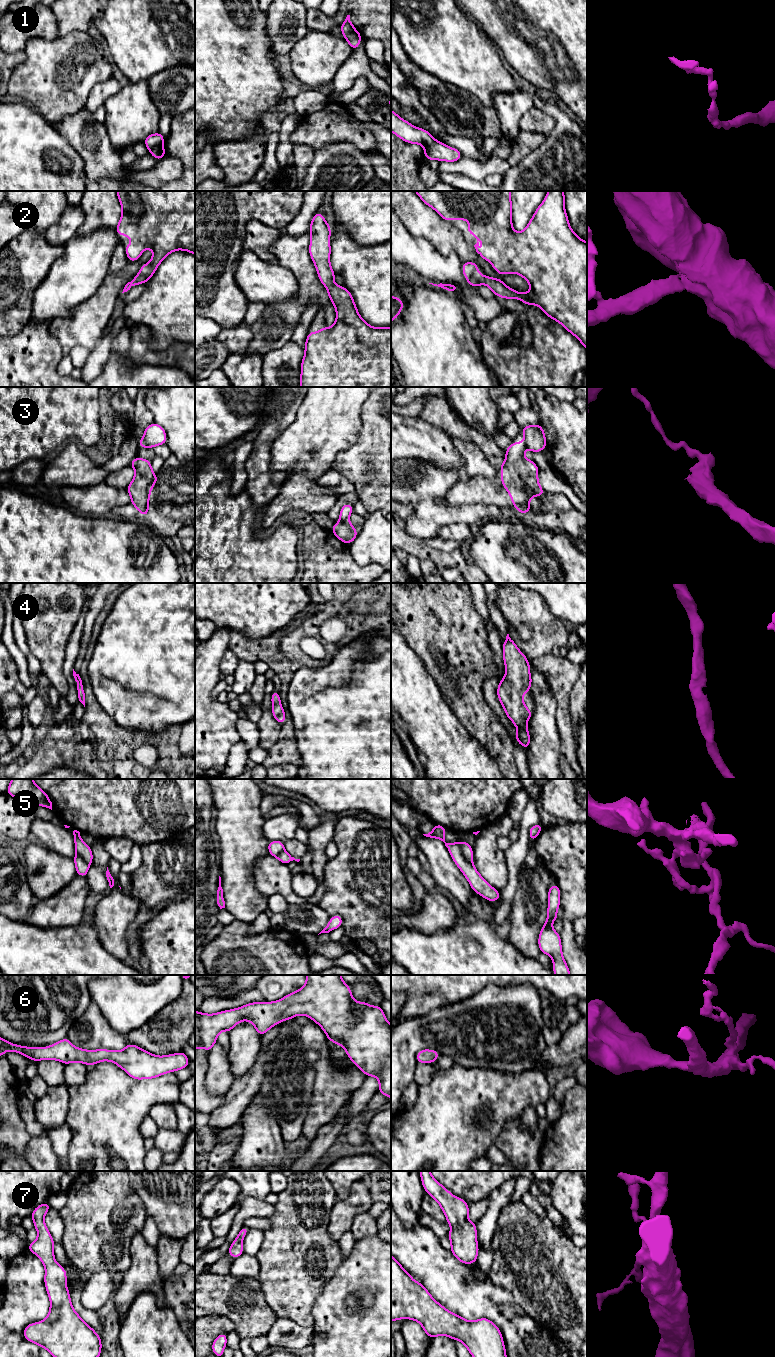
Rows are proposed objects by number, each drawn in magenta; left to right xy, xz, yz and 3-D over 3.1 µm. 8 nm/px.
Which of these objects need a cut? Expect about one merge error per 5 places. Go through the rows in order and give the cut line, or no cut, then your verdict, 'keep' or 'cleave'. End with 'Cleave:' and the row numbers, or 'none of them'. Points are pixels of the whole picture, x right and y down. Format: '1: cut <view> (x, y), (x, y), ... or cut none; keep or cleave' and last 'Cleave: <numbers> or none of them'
1: cut xy (162, 144), (157, 144), (149, 150); cleave
2: cut none; keep
3: cut xz (348, 519), (341, 522); cleave
4: cut none; keep
5: cut yz (459, 842), (462, 855), (472, 864); cleave
6: cut none; keep
7: cut none; keep
Cleave: 1, 3, 5

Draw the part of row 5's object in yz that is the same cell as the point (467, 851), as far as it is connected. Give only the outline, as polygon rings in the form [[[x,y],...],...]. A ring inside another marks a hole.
[[[461,841],[460,847],[464,858],[473,864],[473,848],[470,846],[470,844],[468,842]]]

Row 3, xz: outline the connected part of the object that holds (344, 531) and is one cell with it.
[[[349,520],[335,523],[331,532],[345,544],[351,544],[358,536],[358,532]]]

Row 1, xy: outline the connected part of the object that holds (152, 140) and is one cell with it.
[[[160,132],[148,135],[145,140],[144,144],[146,145],[147,149],[150,151],[153,147],[157,145],[163,145],[165,138]]]

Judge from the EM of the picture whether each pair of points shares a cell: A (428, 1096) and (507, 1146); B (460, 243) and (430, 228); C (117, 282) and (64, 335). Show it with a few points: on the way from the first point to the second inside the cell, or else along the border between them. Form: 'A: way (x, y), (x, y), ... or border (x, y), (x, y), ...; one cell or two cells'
A: border (511, 1120), (506, 1123), (494, 1144); two cells
B: way (453, 241), (437, 231); one cell
C: way (105, 296), (78, 323); one cell

